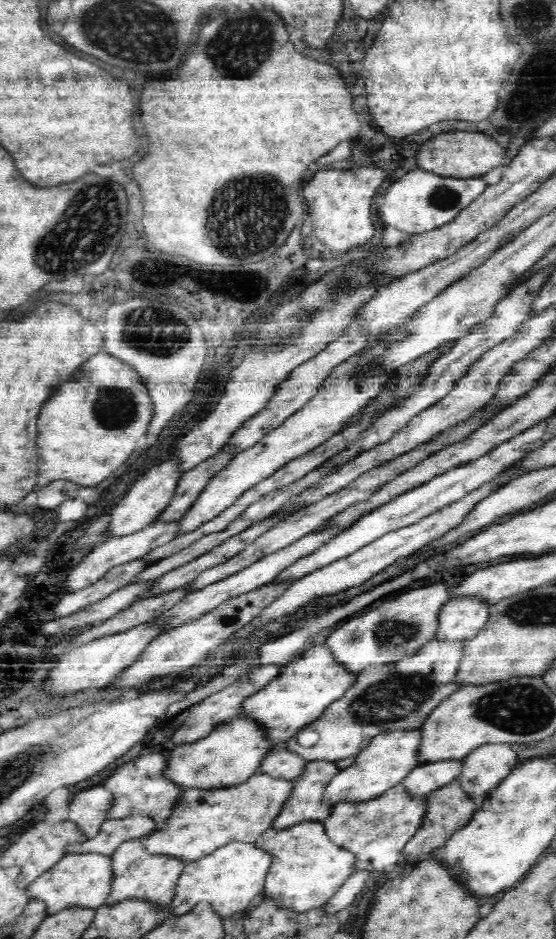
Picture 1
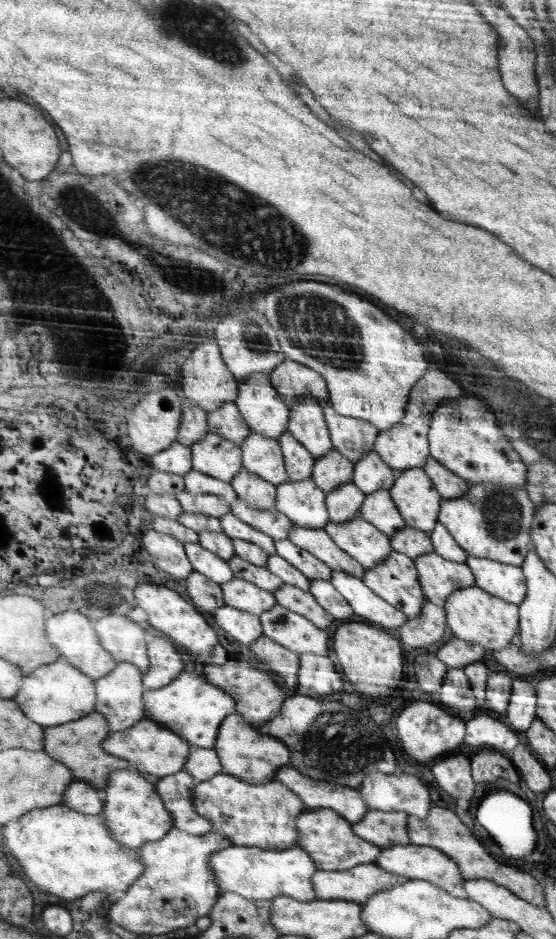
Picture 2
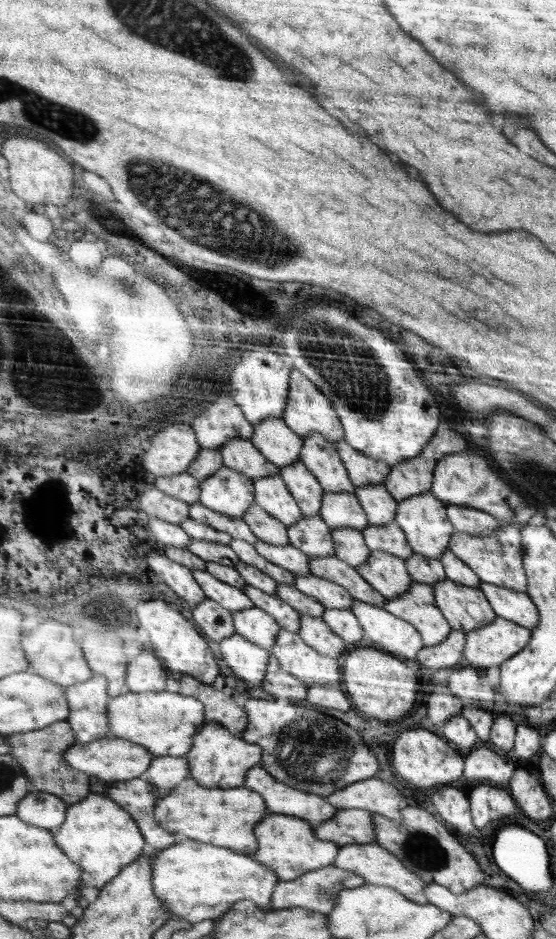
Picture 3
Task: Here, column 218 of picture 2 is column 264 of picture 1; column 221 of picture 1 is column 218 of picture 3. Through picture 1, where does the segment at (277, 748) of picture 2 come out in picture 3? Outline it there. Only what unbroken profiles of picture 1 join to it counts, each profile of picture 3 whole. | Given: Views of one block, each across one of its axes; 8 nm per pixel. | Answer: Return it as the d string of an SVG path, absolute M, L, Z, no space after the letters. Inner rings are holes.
M207 723L204 729L194 736L194 747L186 757L192 770L191 778L194 778L201 786L228 789L243 787L249 770L261 762L263 754L261 745L245 741L240 735L236 736L230 732L225 725Z

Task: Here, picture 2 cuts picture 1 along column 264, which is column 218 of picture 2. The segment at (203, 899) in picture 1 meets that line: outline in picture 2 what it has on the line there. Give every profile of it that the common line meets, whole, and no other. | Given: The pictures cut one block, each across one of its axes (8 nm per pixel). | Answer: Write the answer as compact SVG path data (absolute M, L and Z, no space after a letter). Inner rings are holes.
M233 844L230 848L217 852L211 859L211 865L219 876L224 893L235 892L252 900L272 900L281 894L299 901L317 898L312 878L319 868L309 852L298 846L281 850Z

